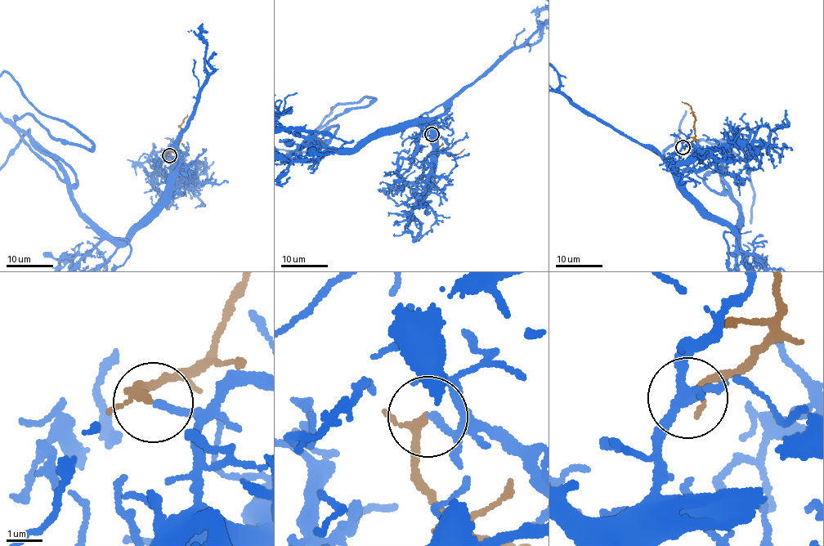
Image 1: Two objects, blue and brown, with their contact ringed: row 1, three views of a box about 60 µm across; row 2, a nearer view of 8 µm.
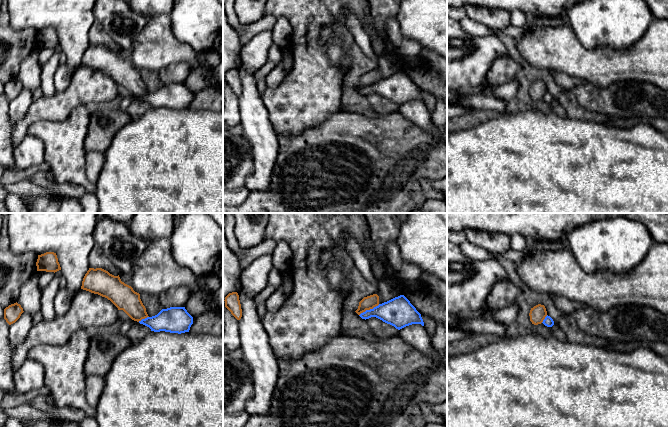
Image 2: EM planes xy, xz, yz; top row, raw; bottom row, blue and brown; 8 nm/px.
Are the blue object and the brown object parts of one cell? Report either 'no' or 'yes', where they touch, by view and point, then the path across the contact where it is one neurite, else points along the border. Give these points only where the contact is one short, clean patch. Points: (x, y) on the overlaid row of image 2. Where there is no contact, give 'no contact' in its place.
no; contact xz (370, 309); border xz (379, 304), (366, 309), (359, 315)

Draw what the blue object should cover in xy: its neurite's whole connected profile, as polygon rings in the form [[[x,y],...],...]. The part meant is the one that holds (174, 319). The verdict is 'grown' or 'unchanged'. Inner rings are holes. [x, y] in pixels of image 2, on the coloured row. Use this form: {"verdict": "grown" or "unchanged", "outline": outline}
{"verdict": "unchanged", "outline": [[[170,307],[162,309],[157,315],[139,321],[154,332],[185,333],[193,324],[193,317],[185,307]]]}

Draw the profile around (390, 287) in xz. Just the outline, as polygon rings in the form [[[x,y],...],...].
[[[387,277],[381,281],[377,286],[376,294],[364,297],[360,302],[358,309],[355,311],[358,315],[366,310],[373,309],[374,307],[387,302],[395,297],[403,295],[403,282],[395,277]]]

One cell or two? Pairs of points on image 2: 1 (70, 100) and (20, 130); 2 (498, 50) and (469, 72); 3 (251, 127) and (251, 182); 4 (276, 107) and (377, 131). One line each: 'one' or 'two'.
1: one
2: one
3: one
4: two

